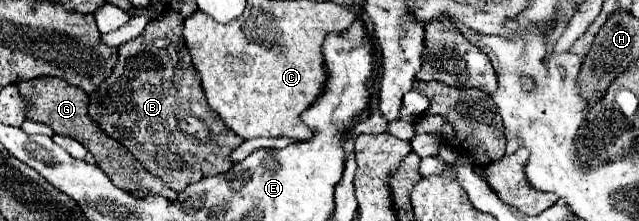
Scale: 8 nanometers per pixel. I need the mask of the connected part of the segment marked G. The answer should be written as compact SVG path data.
M43 76L43 78L35 78L35 80L19 80L17 82L19 94L23 100L27 100L27 104L31 108L27 108L27 120L35 120L41 124L47 124L53 128L55 134L61 136L71 136L77 142L81 142L97 160L97 166L111 178L111 182L125 190L131 192L139 198L145 198L149 194L155 196L163 196L169 202L177 200L177 192L171 190L163 180L151 176L133 156L131 152L127 152L127 148L123 148L119 142L103 136L103 132L99 132L99 128L95 128L95 124L91 124L91 118L87 116L87 94L81 88L69 86L67 82L53 78L53 76Z

